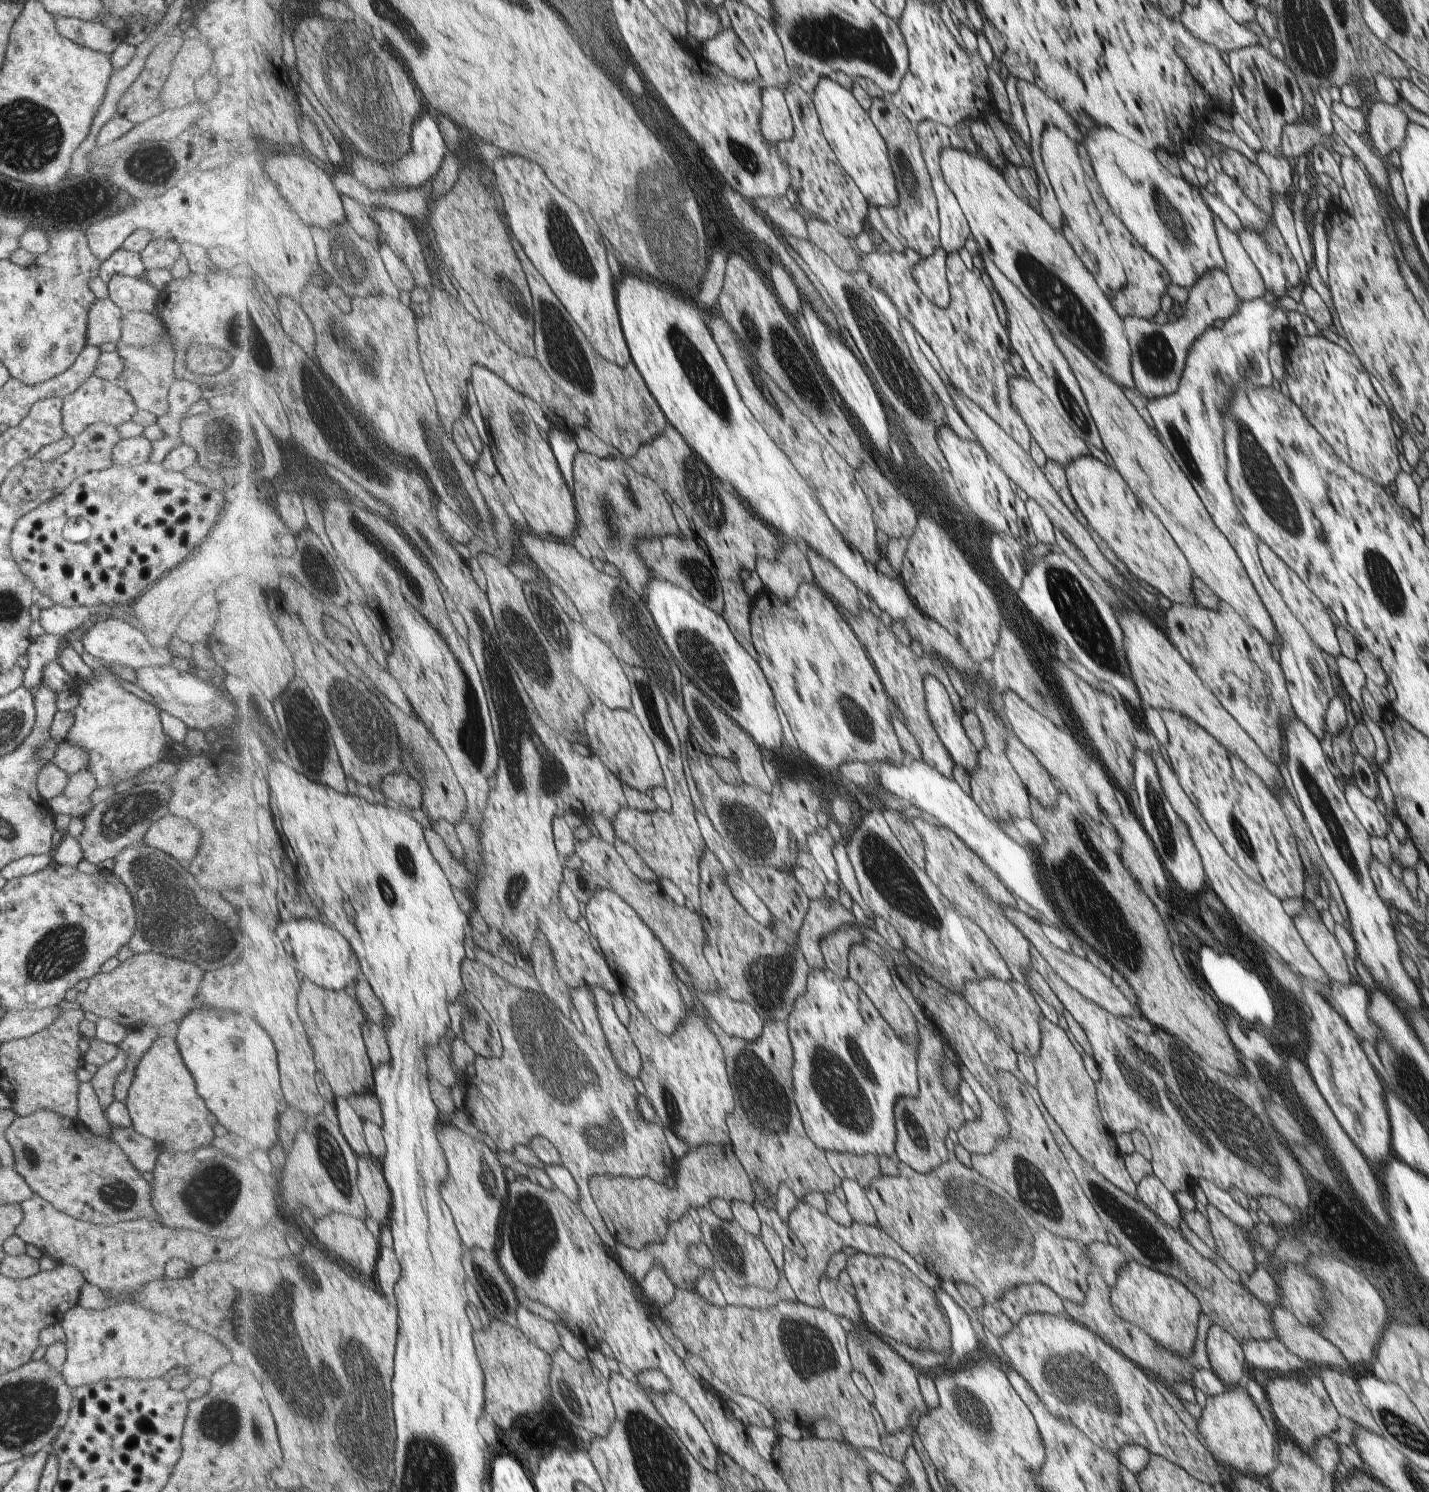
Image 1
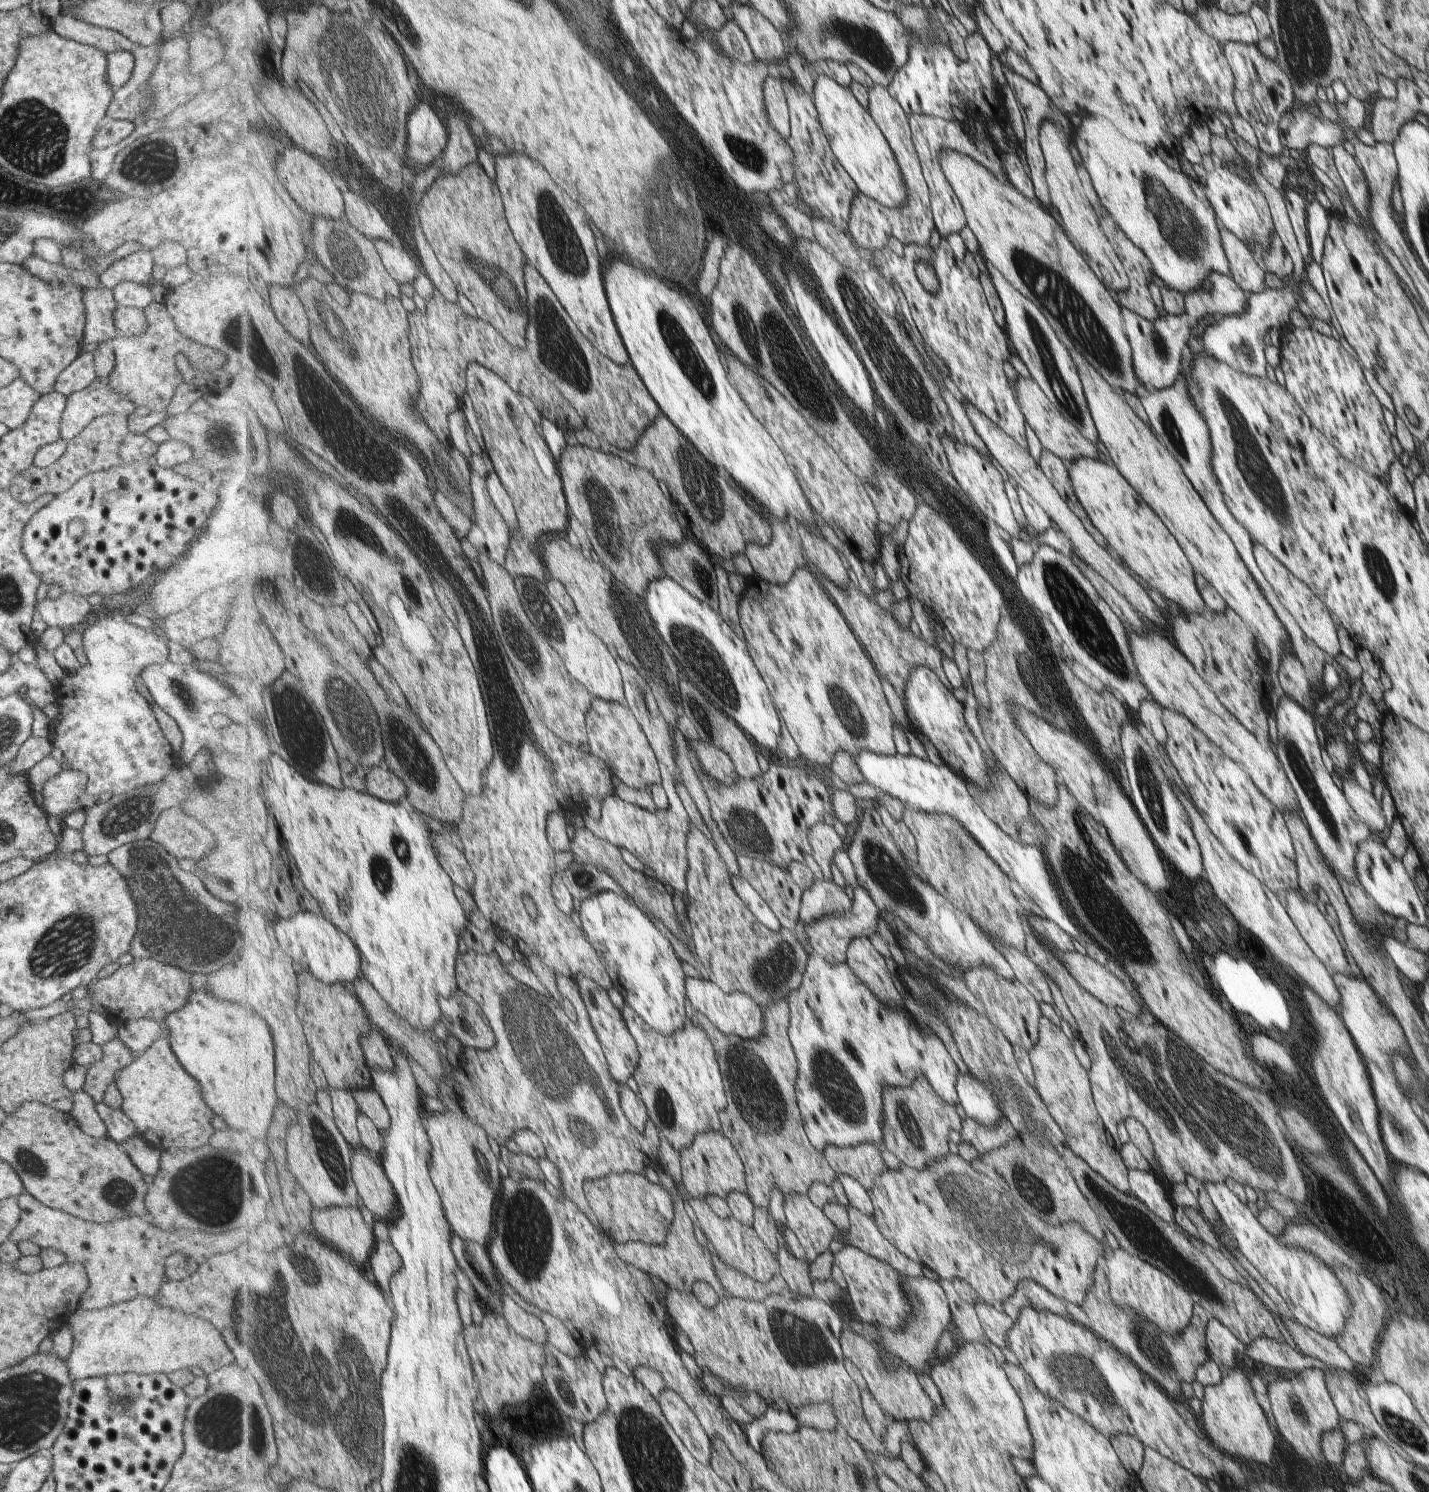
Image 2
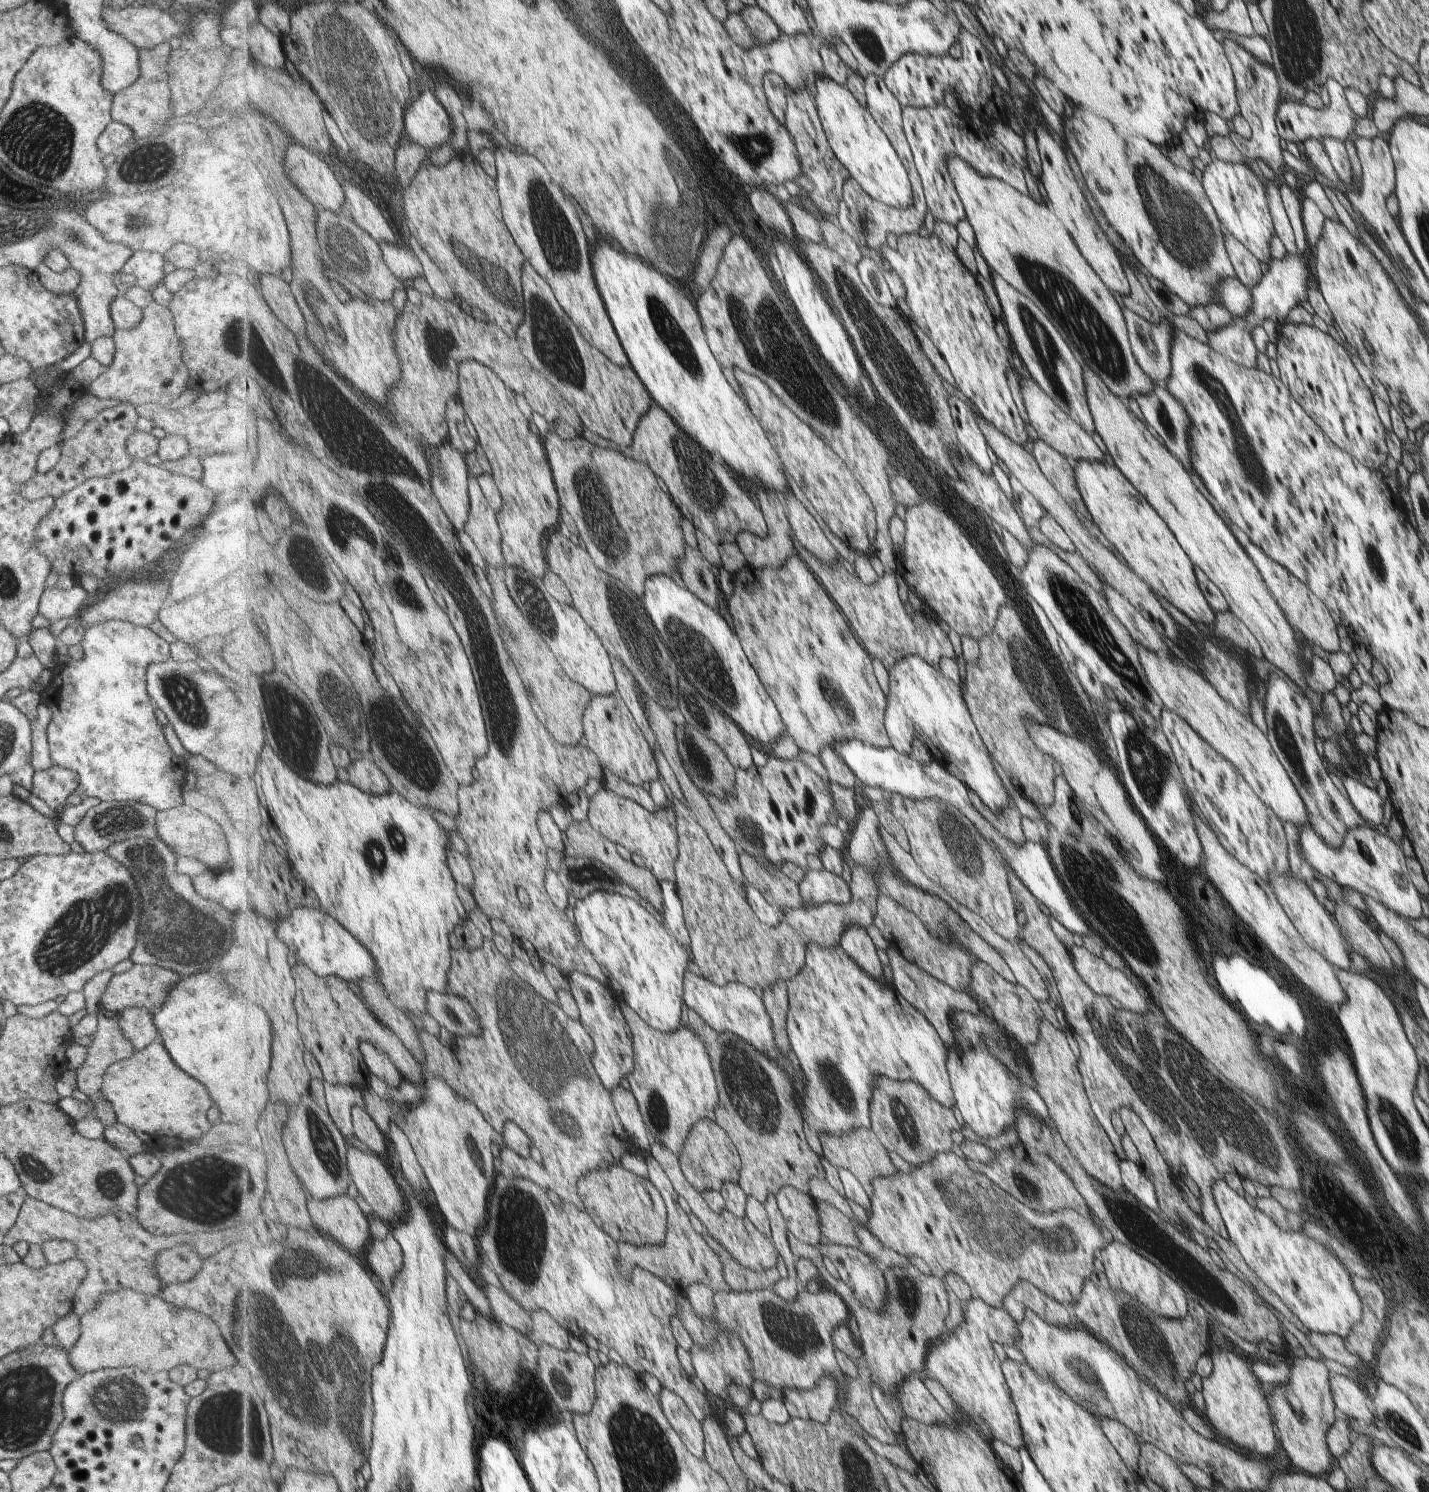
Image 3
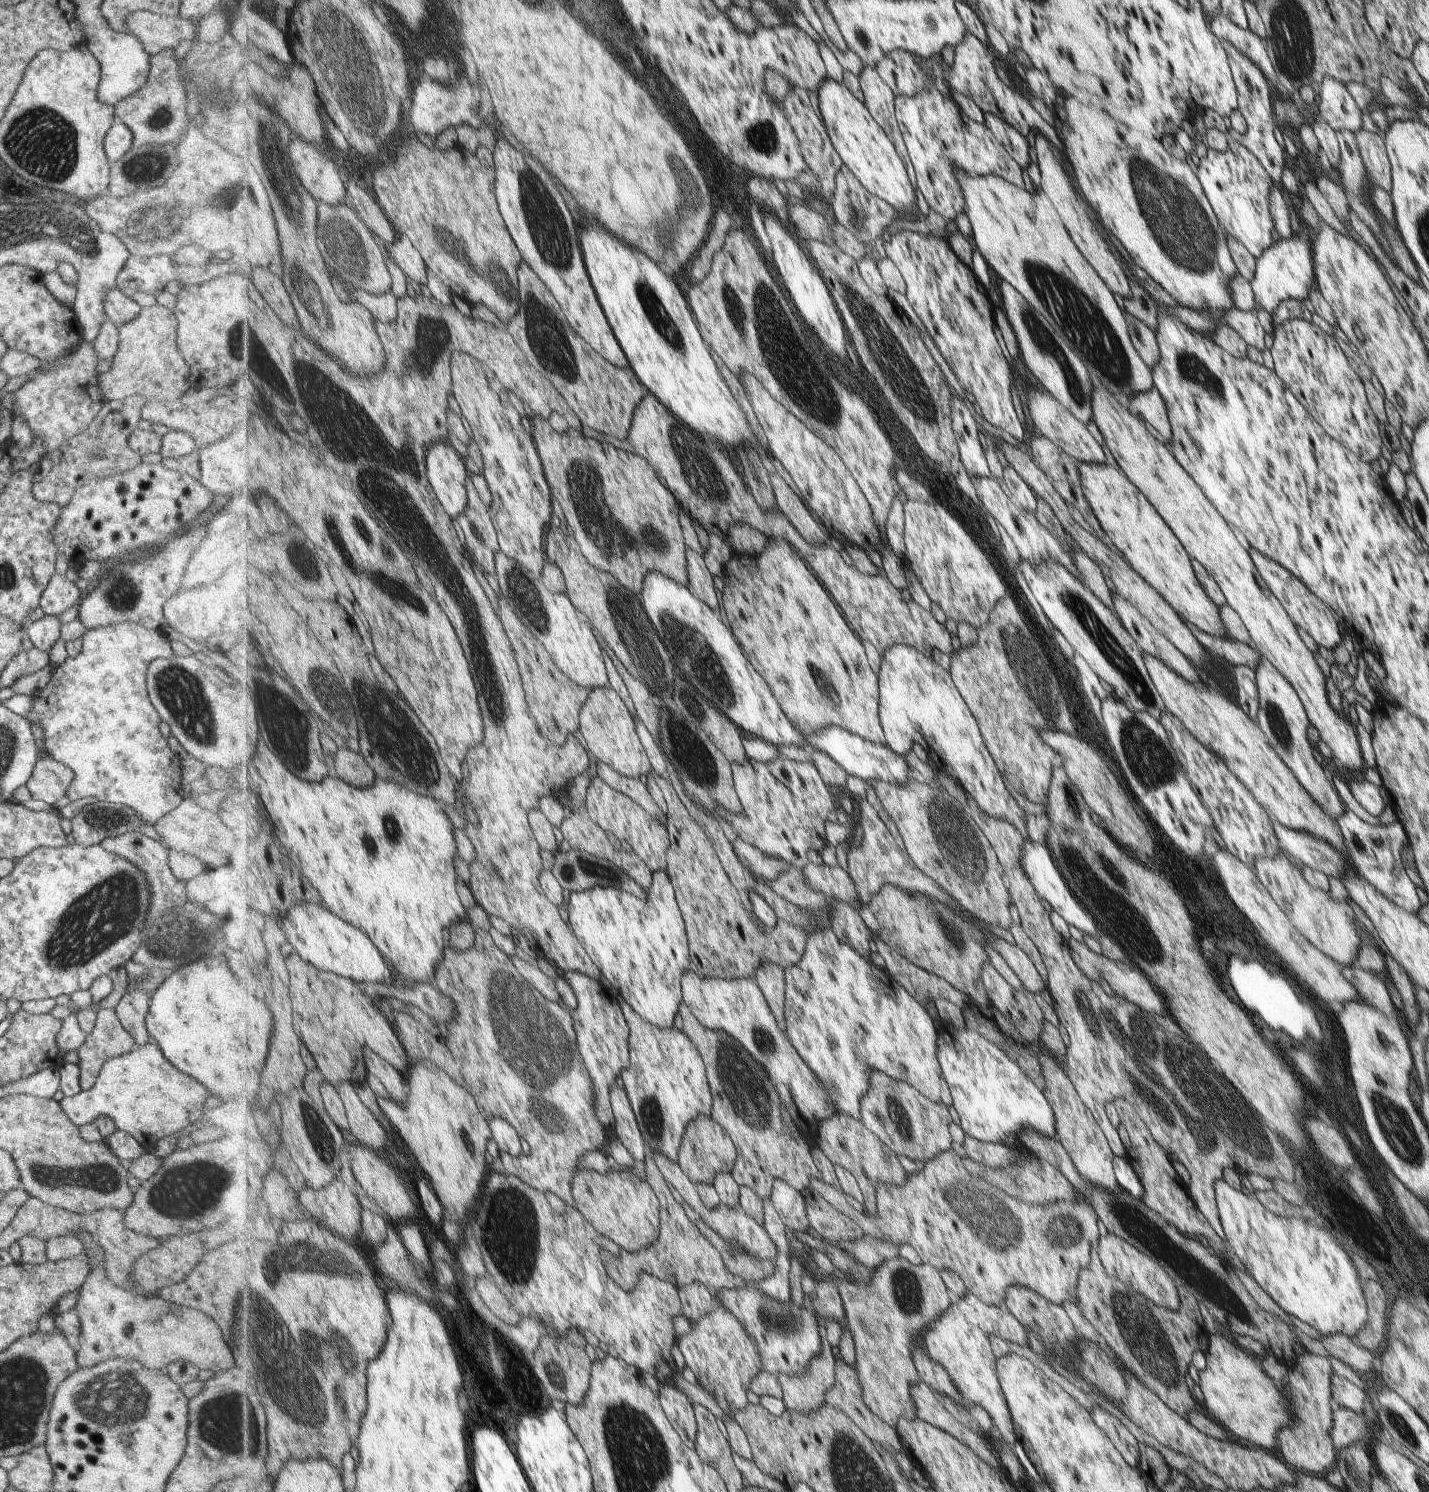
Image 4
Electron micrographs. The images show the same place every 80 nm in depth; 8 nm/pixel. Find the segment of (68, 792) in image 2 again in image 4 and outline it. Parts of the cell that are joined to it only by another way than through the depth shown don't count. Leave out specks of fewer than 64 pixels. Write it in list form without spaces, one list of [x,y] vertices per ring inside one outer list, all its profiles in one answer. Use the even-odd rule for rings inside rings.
[[[47,753],[38,757],[25,784],[33,800],[43,800],[53,806],[66,794],[73,773],[69,767],[53,760]]]

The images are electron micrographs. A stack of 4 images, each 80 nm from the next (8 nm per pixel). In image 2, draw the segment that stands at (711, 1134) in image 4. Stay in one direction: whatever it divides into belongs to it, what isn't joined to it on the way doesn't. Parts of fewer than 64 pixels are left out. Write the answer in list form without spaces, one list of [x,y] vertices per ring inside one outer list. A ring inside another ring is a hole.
[[[709,1131],[697,1135],[695,1142],[682,1152],[682,1175],[683,1186],[677,1186],[677,1190],[686,1202],[689,1202],[687,1199],[706,1200],[709,1195],[717,1195],[727,1200],[735,1191],[749,1195],[742,1156],[733,1141],[723,1132]]]

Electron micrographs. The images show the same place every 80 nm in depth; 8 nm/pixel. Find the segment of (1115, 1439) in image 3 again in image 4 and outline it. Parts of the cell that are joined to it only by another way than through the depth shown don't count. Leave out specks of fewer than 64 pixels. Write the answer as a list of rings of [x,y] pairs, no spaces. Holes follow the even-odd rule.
[[[1095,1406],[1090,1415],[1097,1428],[1100,1428],[1103,1434],[1107,1435],[1121,1458],[1126,1460],[1129,1466],[1137,1468],[1139,1439],[1134,1438],[1115,1416],[1097,1406]]]

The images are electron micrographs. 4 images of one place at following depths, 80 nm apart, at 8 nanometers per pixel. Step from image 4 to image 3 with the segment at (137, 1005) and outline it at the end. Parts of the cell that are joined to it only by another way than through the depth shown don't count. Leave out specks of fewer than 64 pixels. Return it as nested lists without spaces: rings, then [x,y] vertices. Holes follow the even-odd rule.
[[[131,1006],[126,1010],[121,1010],[118,1015],[118,1024],[123,1032],[123,1036],[129,1040],[132,1048],[141,1050],[145,1048],[153,1038],[157,1037],[155,1026],[151,1022],[151,1014],[145,1008]]]

